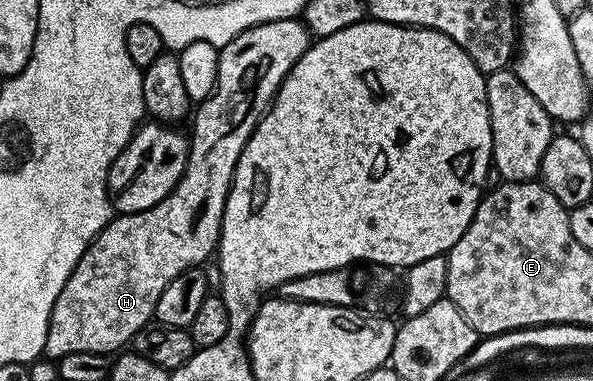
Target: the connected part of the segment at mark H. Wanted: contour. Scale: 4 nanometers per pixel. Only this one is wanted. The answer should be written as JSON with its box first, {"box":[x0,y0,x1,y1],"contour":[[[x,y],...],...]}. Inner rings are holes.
{"box":[44,17,311,359],"contour":[[[284,17],[278,21],[259,23],[247,31],[243,31],[235,39],[231,39],[231,43],[220,46],[217,82],[213,88],[212,95],[208,97],[206,101],[200,102],[200,104],[196,106],[195,112],[192,114],[191,122],[193,121],[193,133],[190,132],[188,134],[189,158],[187,159],[187,167],[183,171],[179,183],[175,183],[173,190],[171,190],[162,201],[155,203],[155,207],[147,207],[147,211],[135,211],[134,213],[123,213],[114,216],[105,224],[101,234],[89,244],[87,251],[71,271],[67,283],[63,283],[63,291],[59,291],[59,295],[53,298],[53,310],[51,311],[51,319],[49,320],[47,333],[45,334],[44,356],[46,358],[60,359],[72,353],[78,353],[79,351],[110,355],[109,353],[114,352],[113,354],[116,354],[118,351],[124,350],[126,346],[132,342],[134,335],[137,334],[140,329],[146,328],[146,326],[154,320],[157,304],[159,303],[159,295],[163,295],[163,291],[167,291],[167,283],[171,283],[171,279],[183,275],[183,271],[204,266],[206,264],[204,261],[207,260],[208,257],[210,260],[210,258],[214,256],[217,242],[221,240],[223,211],[225,210],[227,195],[229,194],[229,188],[231,187],[233,176],[235,175],[235,167],[239,163],[239,155],[243,155],[243,147],[247,147],[247,139],[251,139],[255,127],[261,122],[261,116],[269,111],[269,106],[273,103],[273,96],[279,91],[283,79],[289,74],[291,67],[295,63],[299,63],[301,56],[309,50],[310,44],[311,34],[304,20]]]}

